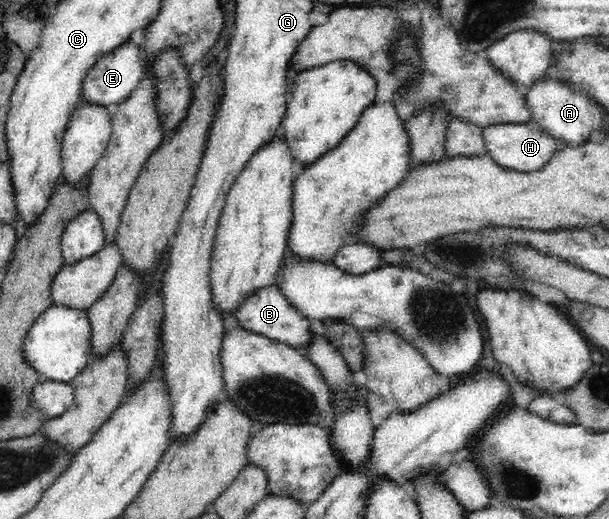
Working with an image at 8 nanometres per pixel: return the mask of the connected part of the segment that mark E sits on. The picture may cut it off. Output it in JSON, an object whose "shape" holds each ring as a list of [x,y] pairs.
{"shape":[[[129,39],[114,51],[103,55],[92,65],[92,69],[84,77],[80,101],[92,102],[113,109],[136,89],[144,74],[145,66],[144,61],[142,61],[142,51],[137,44]]]}

